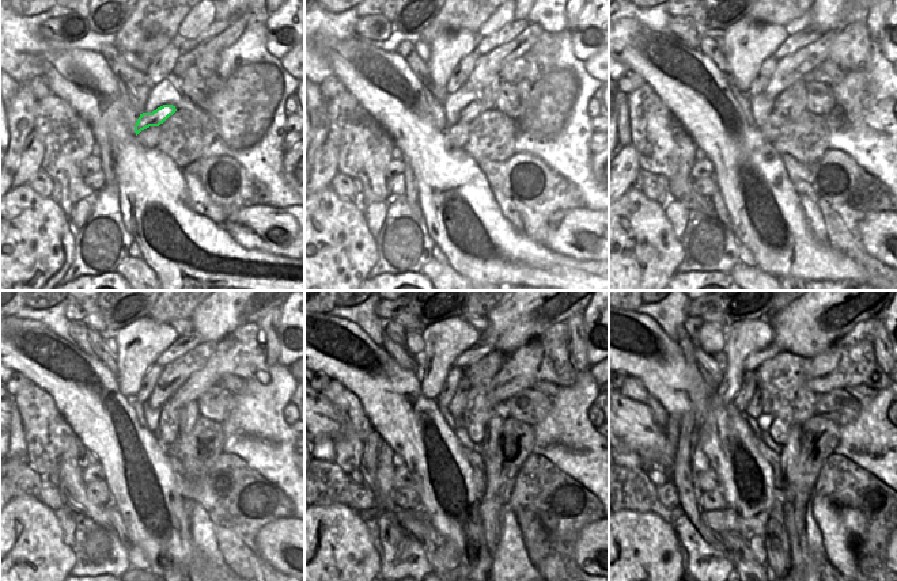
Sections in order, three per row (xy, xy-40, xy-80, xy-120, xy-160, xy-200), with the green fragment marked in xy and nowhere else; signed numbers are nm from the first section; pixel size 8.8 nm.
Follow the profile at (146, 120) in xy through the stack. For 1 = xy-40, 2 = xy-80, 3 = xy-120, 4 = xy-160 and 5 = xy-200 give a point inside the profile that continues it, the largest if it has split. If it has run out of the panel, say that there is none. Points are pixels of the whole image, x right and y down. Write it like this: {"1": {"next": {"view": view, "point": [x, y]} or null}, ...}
{"1": {"next": {"view": "xy-40", "point": [484, 102]}}, "2": {"next": {"view": "xy-80", "point": [786, 99]}}, "3": {"next": {"view": "xy-120", "point": [241, 353]}}, "4": {"next": {"view": "xy-160", "point": [547, 357]}}, "5": {"next": {"view": "xy-200", "point": [850, 361]}}}

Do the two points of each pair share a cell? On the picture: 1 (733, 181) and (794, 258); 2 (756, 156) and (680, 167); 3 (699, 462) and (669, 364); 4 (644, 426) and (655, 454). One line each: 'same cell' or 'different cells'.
1: same cell
2: different cells
3: different cells
4: same cell

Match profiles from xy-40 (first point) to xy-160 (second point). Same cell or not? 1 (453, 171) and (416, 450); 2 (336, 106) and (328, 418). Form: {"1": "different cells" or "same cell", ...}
{"1": "same cell", "2": "different cells"}

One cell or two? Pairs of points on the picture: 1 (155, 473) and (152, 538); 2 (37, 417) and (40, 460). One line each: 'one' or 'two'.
1: one
2: one

